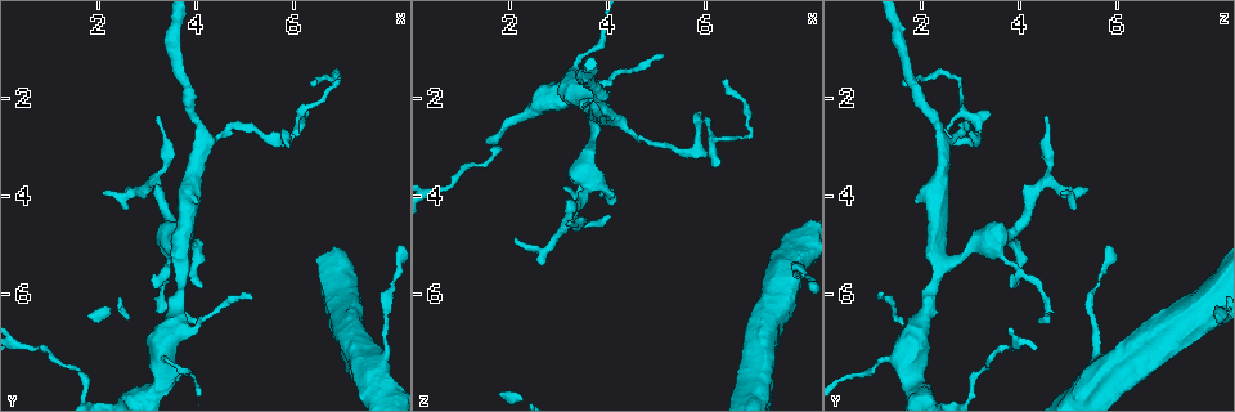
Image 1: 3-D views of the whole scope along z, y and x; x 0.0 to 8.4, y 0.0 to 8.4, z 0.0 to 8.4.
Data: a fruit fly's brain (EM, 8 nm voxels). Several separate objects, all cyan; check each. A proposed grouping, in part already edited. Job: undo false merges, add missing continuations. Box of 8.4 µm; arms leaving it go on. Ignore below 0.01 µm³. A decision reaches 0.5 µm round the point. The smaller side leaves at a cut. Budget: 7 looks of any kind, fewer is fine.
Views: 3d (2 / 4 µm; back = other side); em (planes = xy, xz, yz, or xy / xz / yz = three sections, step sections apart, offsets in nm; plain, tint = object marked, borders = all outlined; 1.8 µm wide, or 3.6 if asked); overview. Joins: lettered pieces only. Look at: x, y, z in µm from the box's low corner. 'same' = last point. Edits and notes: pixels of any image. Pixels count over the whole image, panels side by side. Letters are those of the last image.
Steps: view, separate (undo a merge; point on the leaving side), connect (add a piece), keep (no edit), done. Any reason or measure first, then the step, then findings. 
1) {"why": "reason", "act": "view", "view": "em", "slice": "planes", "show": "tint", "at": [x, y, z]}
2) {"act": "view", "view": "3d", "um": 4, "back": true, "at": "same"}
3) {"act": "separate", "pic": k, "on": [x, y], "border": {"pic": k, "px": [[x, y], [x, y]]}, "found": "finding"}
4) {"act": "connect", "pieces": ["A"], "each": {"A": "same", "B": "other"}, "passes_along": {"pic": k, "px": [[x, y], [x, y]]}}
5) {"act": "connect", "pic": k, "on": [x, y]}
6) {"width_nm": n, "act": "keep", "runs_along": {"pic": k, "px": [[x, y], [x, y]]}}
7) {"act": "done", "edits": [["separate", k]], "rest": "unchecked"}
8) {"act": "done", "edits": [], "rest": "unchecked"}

{"why": "tapers out", "act": "view", "view": "em", "slice": "planes", "show": "plain", "at": [4.15, 5.90, 3.90]}

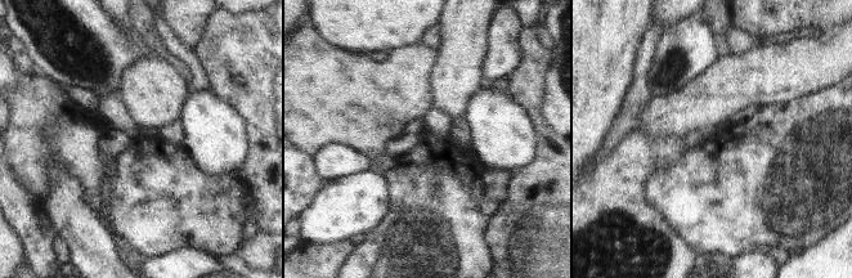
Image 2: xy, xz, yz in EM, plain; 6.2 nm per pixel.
{"act": "view", "view": "em", "slice": "planes", "show": "borders", "at": "same"}

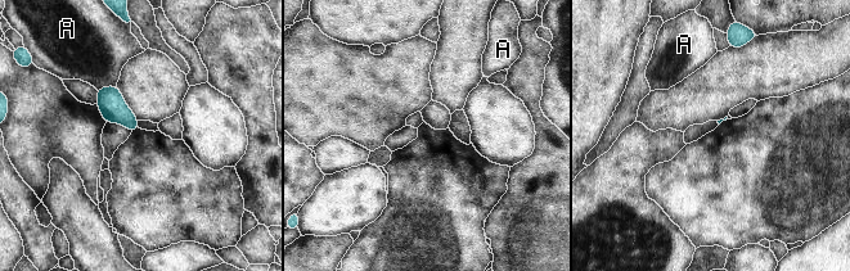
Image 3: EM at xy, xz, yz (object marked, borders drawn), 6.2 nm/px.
{"act": "keep", "each": {"A": "other"}, "found": "no lettered piece goes on from it"}

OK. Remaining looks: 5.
{"why": "tapers out", "act": "view", "view": "em", "slice": "planes", "show": "borders", "at": [3.20, 2.35, 4.55]}

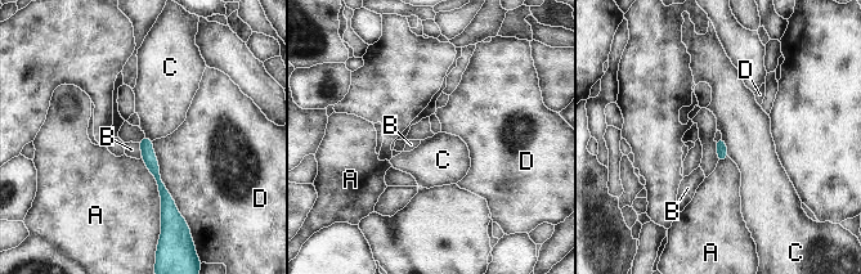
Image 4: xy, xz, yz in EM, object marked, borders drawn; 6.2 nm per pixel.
{"act": "keep", "each": {"A": "other", "B": "other", "C": "other", "D": "other"}, "found": "none of them fits"}

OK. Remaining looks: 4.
{"why": "free end", "act": "view", "view": "3d", "um": 4, "at": [6.05, 2.60, 2.65]}

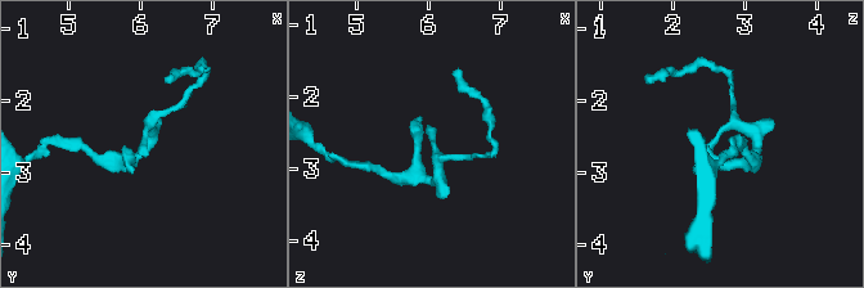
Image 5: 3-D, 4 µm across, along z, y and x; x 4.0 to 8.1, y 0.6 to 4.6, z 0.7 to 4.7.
{"act": "view", "view": "em", "slice": "planes", "show": "tint", "at": [6.05, 2.55, 2.60]}

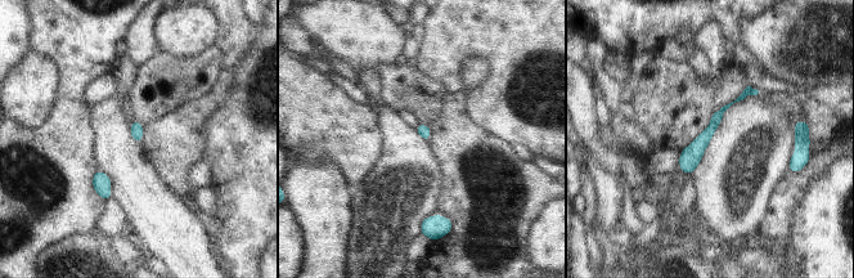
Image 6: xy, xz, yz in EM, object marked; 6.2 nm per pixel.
{"act": "view", "view": "em", "slice": "planes", "show": "borders", "at": "same"}

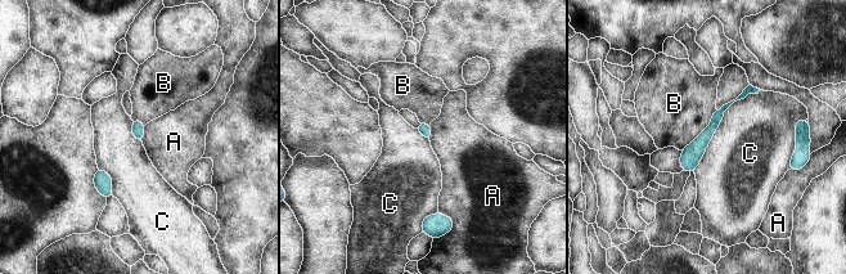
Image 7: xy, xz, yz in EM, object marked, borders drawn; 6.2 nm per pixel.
{"act": "keep", "each": {"A": "other", "B": "other", "C": "other"}, "runs_along": {"pic": 7, "px": [[754, 90], [719, 113], [685, 167]]}, "found": "no lettered piece goes on from it"}

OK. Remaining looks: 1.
{"act": "done", "edits": [], "rest": "unchecked"}

